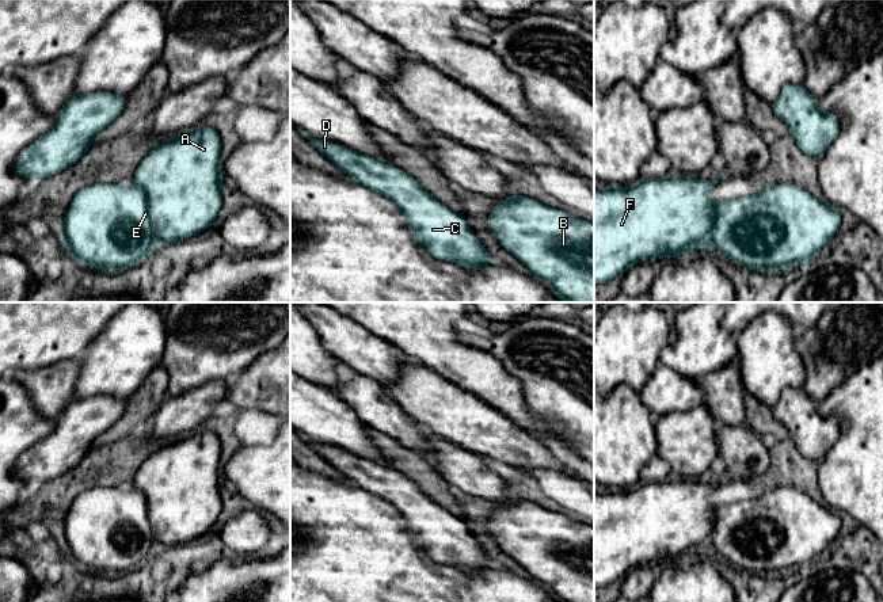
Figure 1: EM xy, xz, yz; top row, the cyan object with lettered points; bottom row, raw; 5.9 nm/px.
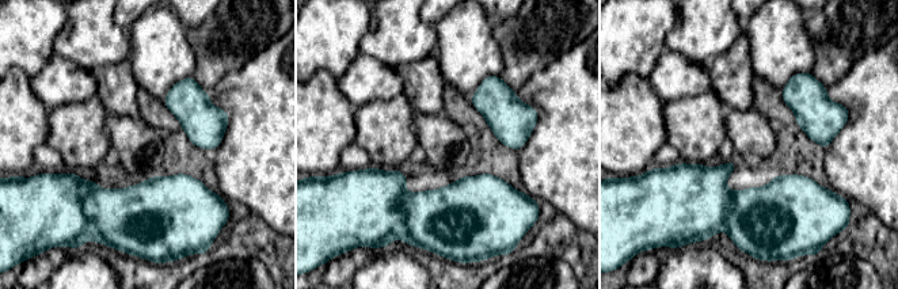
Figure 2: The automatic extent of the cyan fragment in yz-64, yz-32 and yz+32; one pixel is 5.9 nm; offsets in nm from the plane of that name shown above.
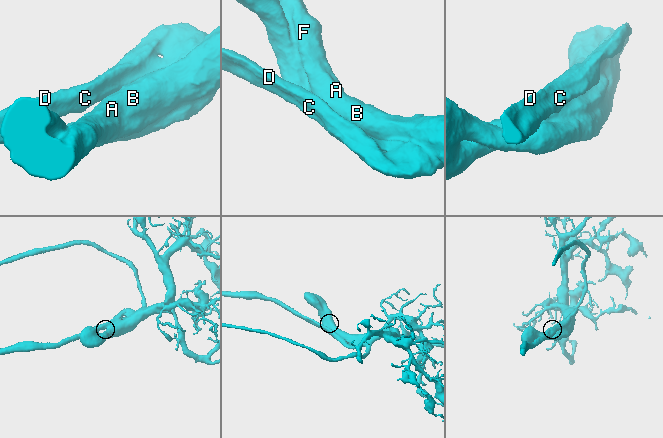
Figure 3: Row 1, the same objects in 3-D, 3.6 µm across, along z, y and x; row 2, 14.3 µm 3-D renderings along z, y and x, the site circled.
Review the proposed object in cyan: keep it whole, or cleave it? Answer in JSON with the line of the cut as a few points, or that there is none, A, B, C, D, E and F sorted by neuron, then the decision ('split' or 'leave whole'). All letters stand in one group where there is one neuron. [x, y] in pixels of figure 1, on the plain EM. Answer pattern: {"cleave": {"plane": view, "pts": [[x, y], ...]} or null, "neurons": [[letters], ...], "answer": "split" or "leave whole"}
{"cleave": null, "neurons": [["A", "B", "C", "D", "E", "F"]], "answer": "leave whole"}

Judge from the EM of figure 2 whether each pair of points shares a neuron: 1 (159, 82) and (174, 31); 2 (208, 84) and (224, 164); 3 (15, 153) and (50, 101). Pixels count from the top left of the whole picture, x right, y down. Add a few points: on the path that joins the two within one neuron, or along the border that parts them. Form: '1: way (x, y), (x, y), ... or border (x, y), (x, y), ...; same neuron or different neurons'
1: way (159, 69), (162, 44); same neuron
2: border (232, 71), (224, 76), (210, 95); different neurons
3: border (30, 79), (33, 92), (48, 113); different neurons

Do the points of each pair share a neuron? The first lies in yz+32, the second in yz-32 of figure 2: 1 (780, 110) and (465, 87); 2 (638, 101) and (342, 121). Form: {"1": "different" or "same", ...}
{"1": "different", "2": "same"}

